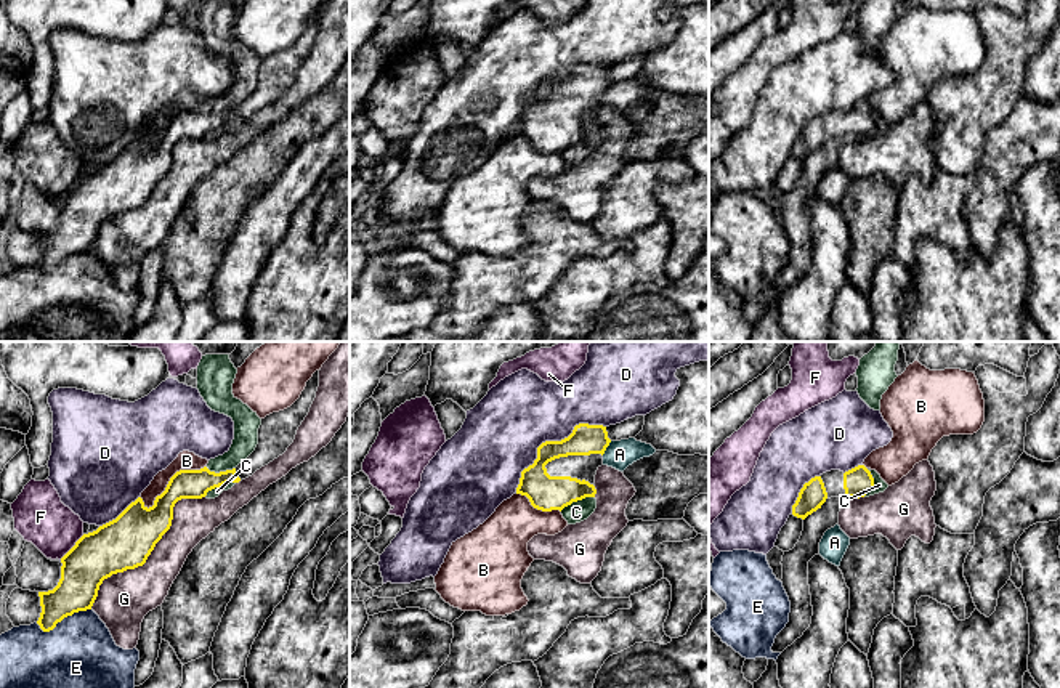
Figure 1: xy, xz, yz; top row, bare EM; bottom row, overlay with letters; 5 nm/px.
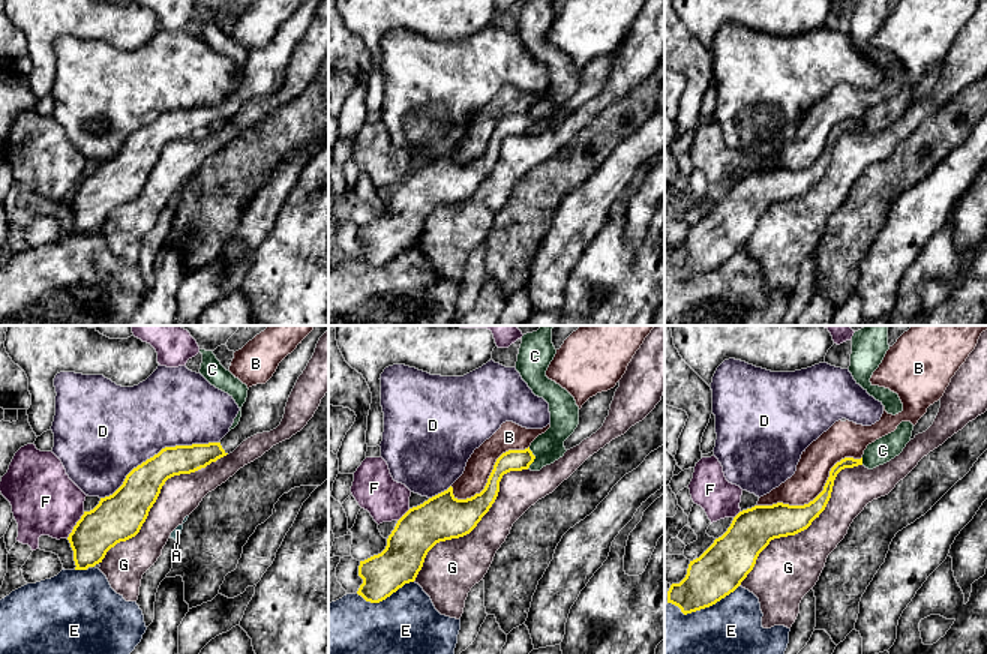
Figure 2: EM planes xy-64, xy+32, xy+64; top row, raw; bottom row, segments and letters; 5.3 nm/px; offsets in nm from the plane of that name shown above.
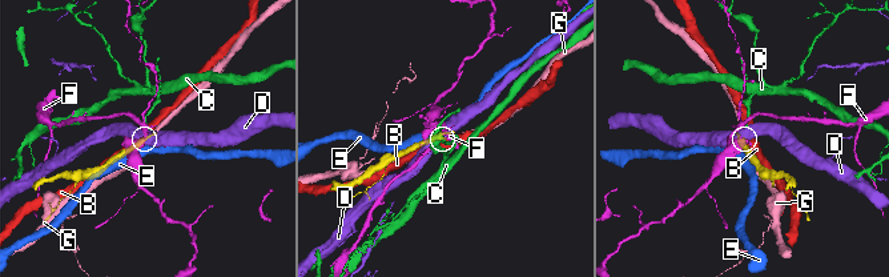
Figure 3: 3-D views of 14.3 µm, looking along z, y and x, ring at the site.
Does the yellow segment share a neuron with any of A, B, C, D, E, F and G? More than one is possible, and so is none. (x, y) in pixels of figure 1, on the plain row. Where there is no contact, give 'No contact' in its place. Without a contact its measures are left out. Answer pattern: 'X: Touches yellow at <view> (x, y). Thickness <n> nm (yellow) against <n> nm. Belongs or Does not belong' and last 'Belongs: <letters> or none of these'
A: Touches yellow at xz (606, 87). Thickness 150 nm (yellow) against 140 nm. Does not belong
B: Touches yellow at xy (170, 119). Thickness 160 nm (yellow) against 100 nm. Does not belong
C: Touches yellow at xz (576, 141). Thickness 180 nm (yellow) against 100 nm. Does not belong
D: Touches yellow at xz (549, 82). Thickness 170 nm (yellow) against 400 nm. Does not belong
E: Touches yellow at xy (63, 259). Thickness 220 nm (yellow) against 440 nm. Does not belong
F: Touches yellow at xy (72, 188). Thickness 260 nm (yellow) against 260 nm. Does not belong
G: Touches yellow at xy (149, 194). Thickness 260 nm (yellow) against 260 nm. Does not belong
Belongs: none of these

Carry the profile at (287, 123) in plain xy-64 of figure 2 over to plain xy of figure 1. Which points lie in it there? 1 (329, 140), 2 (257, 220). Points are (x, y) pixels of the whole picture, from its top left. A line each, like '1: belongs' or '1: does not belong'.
1: does not belong
2: does not belong

